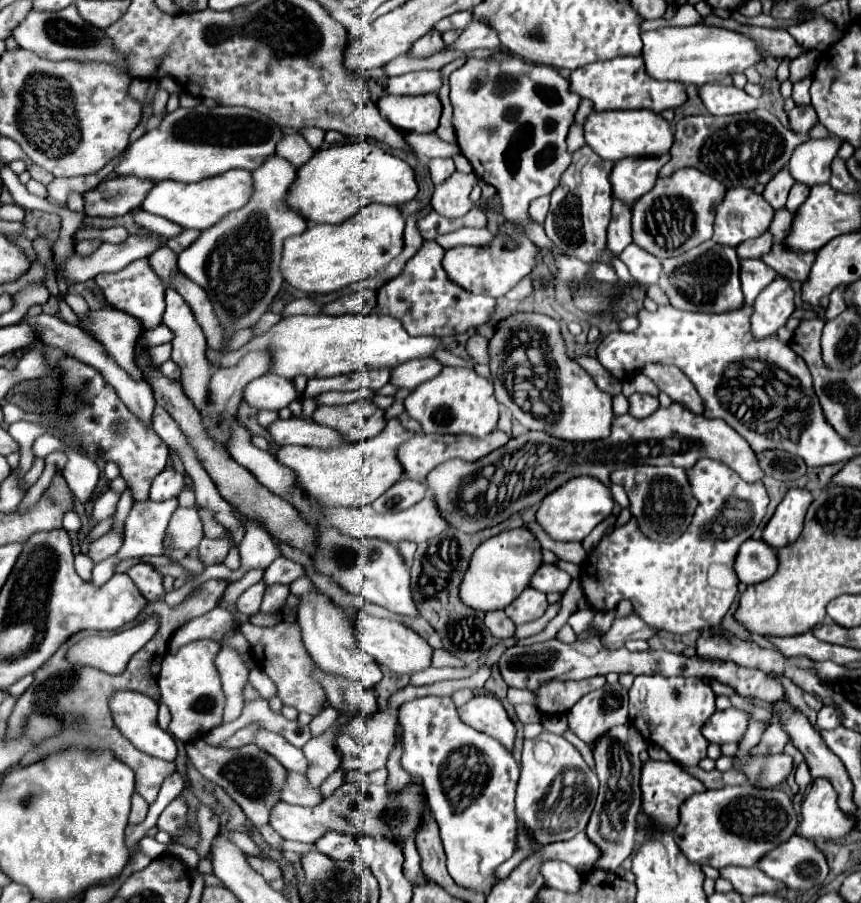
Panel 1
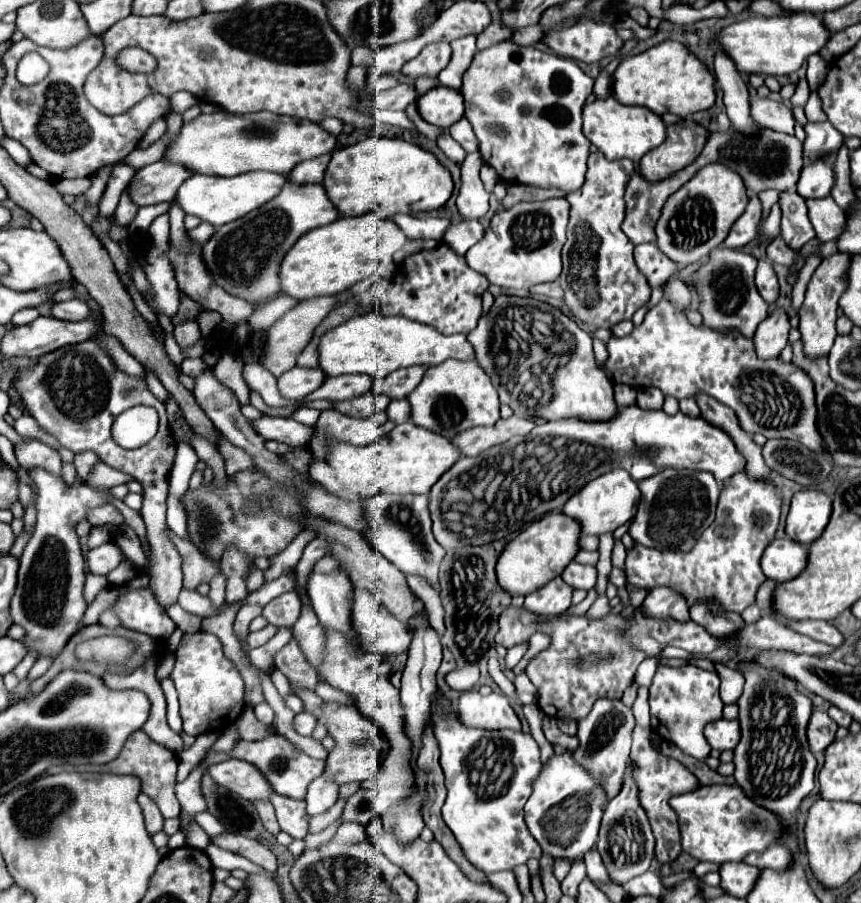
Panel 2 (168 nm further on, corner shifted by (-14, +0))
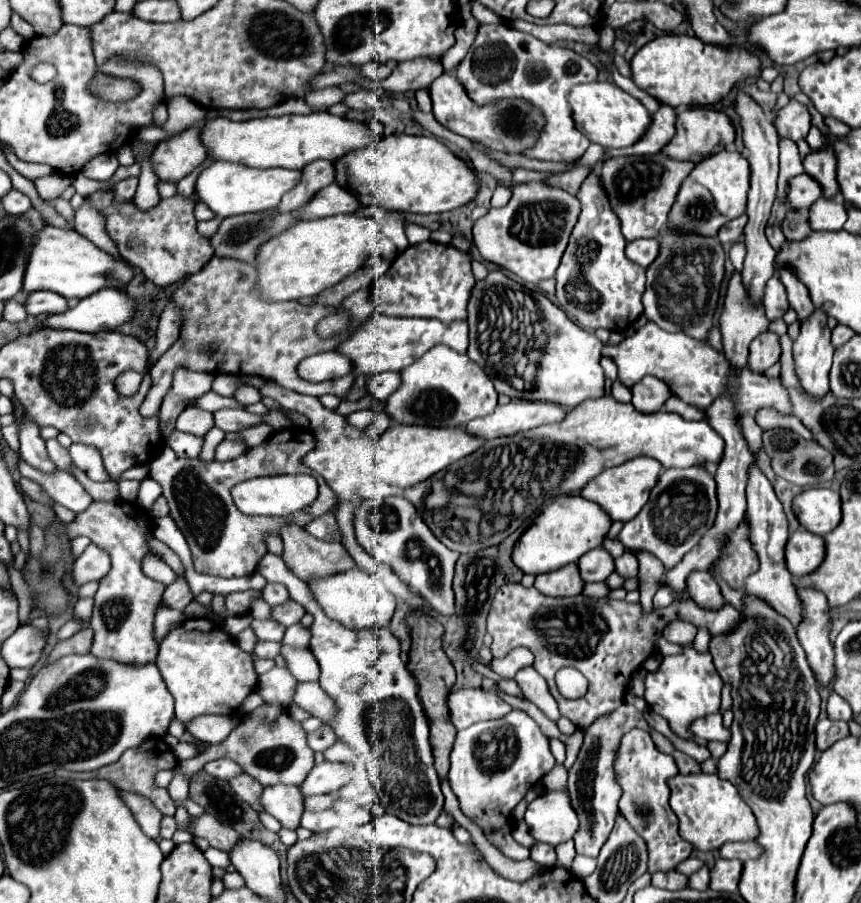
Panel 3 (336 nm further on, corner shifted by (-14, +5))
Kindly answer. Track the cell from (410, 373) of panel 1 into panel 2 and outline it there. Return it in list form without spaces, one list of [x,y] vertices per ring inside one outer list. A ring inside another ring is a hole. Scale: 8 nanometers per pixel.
[[[414,365],[414,369],[398,369],[390,373],[390,377],[384,379],[384,395],[390,399],[402,399],[408,397],[418,387],[418,381],[422,381],[422,373],[426,373],[426,365]]]

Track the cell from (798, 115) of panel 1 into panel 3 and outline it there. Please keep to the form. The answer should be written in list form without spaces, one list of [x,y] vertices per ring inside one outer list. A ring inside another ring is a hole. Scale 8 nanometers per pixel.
[[[832,148],[822,150],[822,152],[810,152],[804,158],[804,172],[808,176],[812,176],[820,188],[822,188],[822,196],[832,200],[838,196],[838,184],[836,184],[836,156],[832,152]]]

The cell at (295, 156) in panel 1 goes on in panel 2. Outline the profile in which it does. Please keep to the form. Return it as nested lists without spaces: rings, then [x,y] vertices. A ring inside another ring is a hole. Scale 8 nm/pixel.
[[[324,153],[322,157],[306,159],[306,161],[298,163],[292,169],[292,173],[288,175],[288,179],[294,181],[294,183],[322,183],[324,171],[328,167],[328,161],[330,161],[330,153]]]

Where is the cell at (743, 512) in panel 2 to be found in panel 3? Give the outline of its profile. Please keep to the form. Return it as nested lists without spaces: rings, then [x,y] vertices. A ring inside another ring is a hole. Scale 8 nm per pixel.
[[[742,522],[736,530],[734,536],[730,536],[726,548],[724,548],[724,558],[716,562],[718,574],[724,578],[724,582],[734,588],[742,590],[746,576],[758,570],[758,558],[752,550],[750,538],[748,538],[748,526]]]

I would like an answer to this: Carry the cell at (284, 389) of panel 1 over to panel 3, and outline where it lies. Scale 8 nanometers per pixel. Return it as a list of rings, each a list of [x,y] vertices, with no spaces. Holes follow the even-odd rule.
[[[332,350],[304,358],[298,364],[298,374],[310,382],[324,382],[346,374],[354,374],[354,366],[348,356]]]

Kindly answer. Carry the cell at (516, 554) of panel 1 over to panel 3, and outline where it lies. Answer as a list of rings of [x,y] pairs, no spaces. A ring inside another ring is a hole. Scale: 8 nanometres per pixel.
[[[580,494],[558,496],[558,500],[550,502],[548,508],[540,512],[538,522],[534,522],[516,542],[512,560],[524,574],[536,576],[542,572],[558,570],[570,562],[578,562],[580,556],[588,550],[602,546],[610,526],[610,516],[606,516],[606,512],[602,512],[598,504],[582,498]]]

